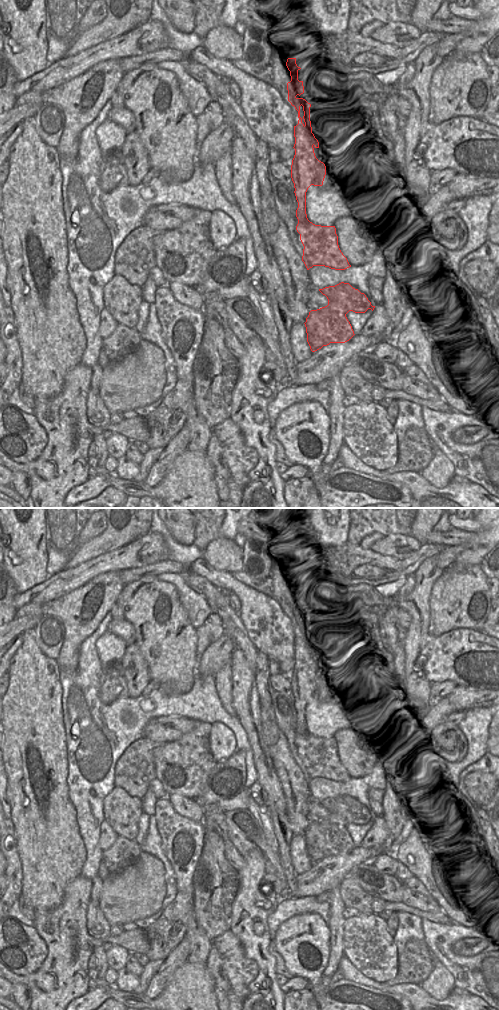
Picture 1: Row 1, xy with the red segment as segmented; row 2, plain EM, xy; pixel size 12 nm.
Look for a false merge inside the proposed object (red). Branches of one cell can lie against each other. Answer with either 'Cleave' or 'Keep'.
Cleave.

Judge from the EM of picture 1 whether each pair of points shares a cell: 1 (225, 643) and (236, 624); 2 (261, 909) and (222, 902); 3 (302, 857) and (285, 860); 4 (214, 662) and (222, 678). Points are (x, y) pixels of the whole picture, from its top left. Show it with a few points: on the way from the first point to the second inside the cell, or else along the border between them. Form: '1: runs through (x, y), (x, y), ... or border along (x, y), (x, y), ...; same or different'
1: border along (223, 632), (232, 640), (234, 648); different
2: border along (240, 882), (239, 889), (231, 906), (231, 928); different
3: border along (294, 836), (290, 844), (290, 861), (297, 874); different
4: border along (229, 660), (214, 676); different

